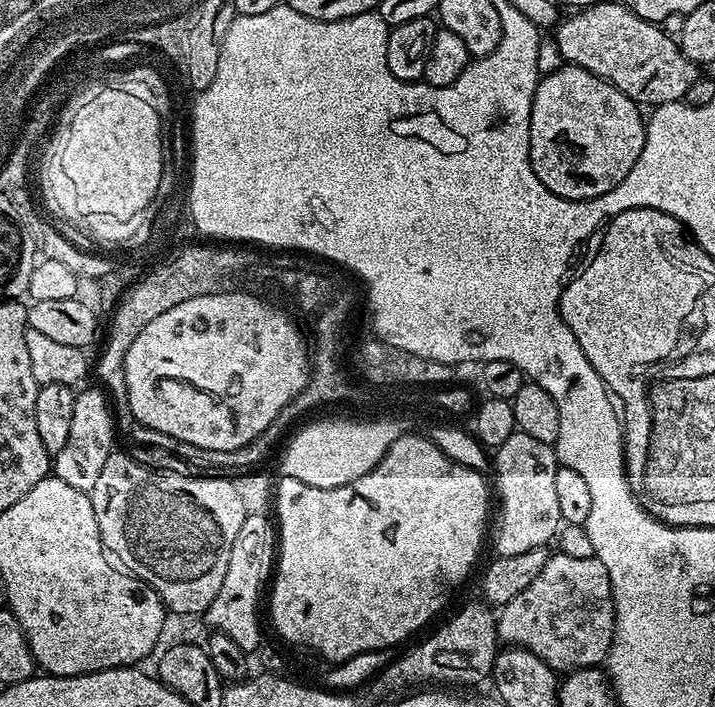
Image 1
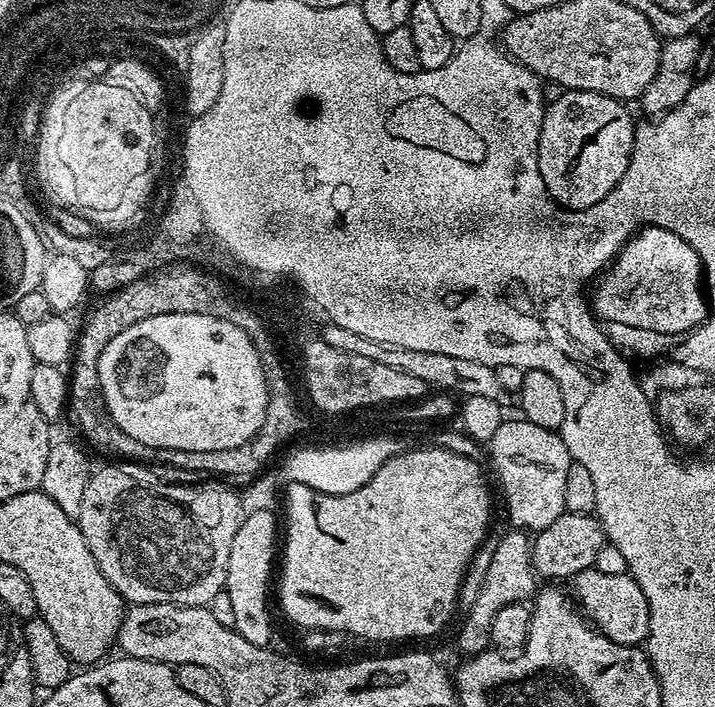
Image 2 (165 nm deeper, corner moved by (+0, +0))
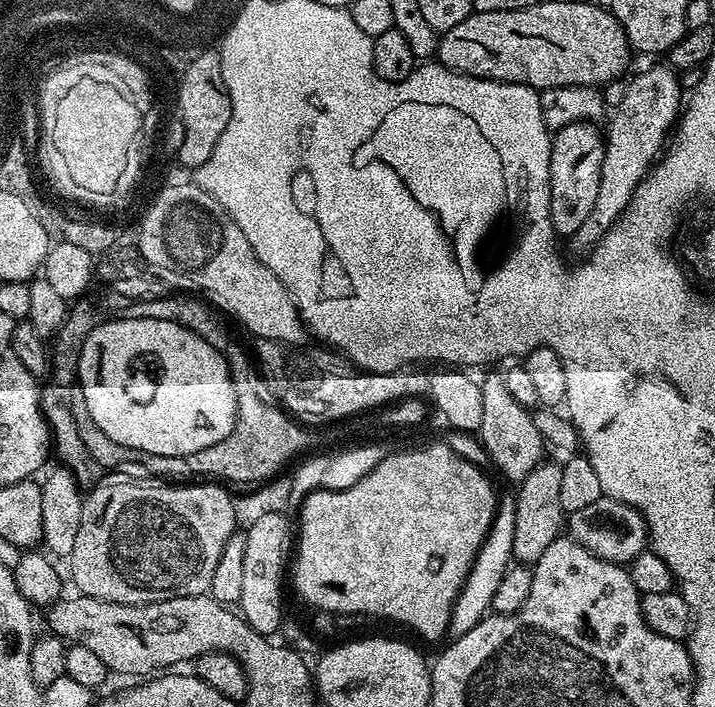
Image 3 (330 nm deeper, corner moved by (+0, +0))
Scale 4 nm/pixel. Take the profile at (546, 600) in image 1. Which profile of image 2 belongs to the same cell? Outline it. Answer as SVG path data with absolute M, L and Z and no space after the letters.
M595 566L582 570L571 577L570 595L578 605L589 624L596 628L610 642L640 646L648 639L650 630L650 606L646 602L646 594L642 594L642 586L634 582L627 572L622 574L602 574Z

